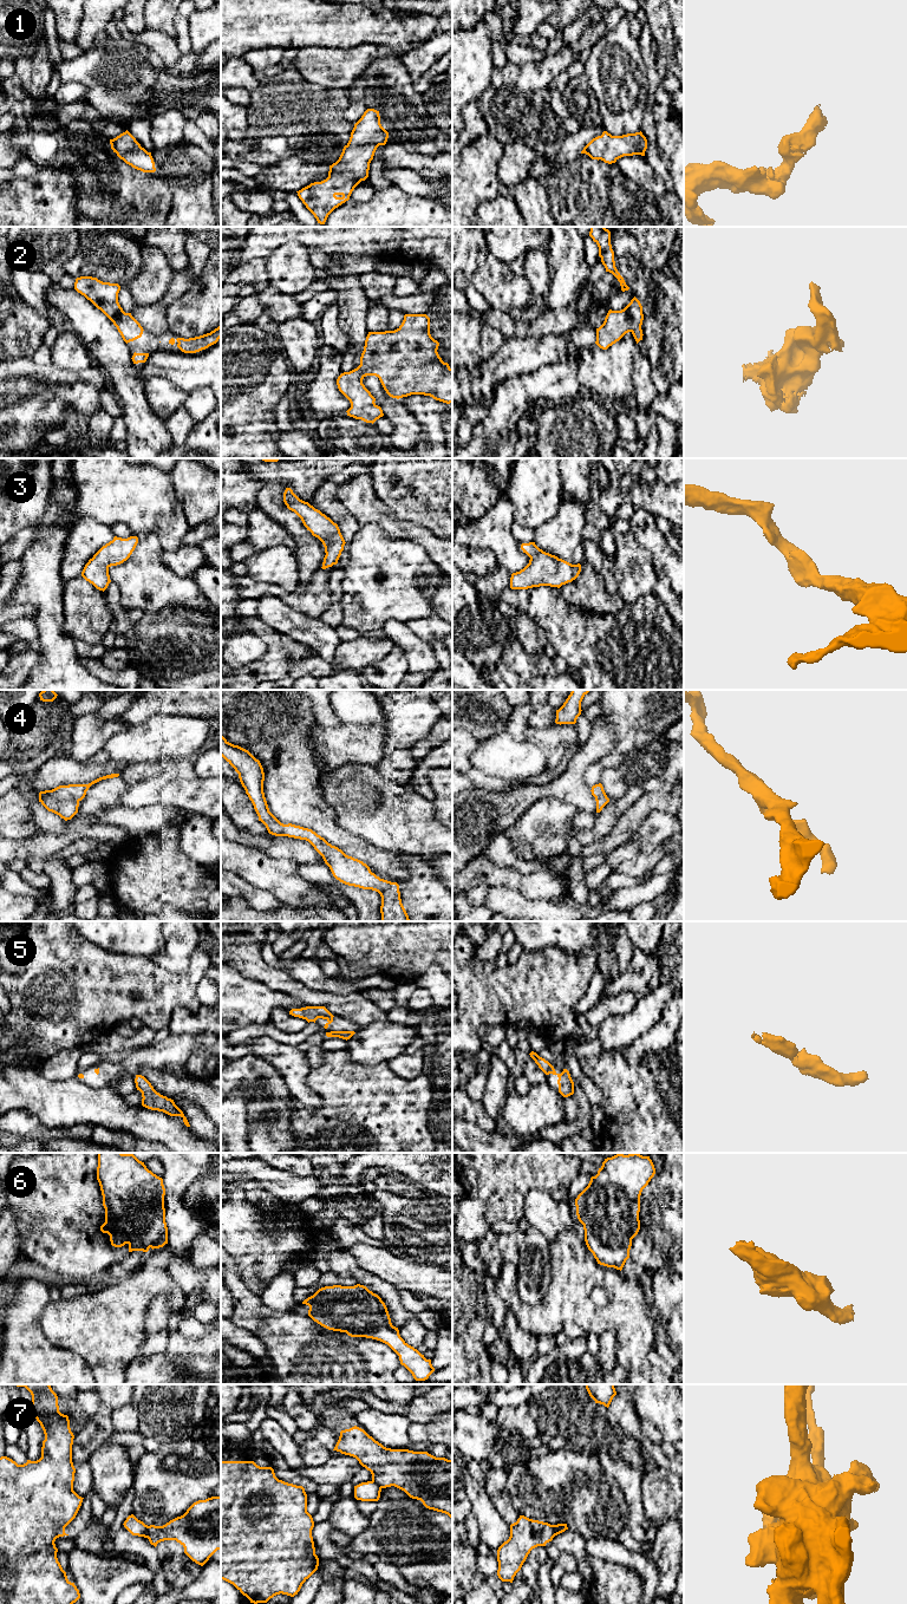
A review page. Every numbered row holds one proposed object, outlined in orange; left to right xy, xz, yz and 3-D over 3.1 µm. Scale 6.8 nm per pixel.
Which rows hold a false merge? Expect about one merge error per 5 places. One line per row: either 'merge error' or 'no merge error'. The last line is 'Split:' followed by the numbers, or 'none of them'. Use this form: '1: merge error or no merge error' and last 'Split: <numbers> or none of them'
1: no merge error
2: no merge error
3: no merge error
4: no merge error
5: no merge error
6: no merge error
7: merge error
Split: 7

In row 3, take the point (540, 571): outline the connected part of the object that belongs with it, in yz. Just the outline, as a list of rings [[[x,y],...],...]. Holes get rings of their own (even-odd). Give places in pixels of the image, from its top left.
[[[535,542],[522,543],[521,549],[530,560],[523,569],[511,574],[511,589],[528,589],[540,586],[560,588],[562,585],[575,580],[581,572],[580,563],[572,565],[546,553]]]

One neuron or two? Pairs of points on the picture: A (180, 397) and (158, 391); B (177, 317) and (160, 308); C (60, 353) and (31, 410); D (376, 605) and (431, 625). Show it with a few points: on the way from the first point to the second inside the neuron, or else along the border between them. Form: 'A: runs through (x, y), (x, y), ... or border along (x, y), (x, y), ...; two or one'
A: runs through (175, 397), (163, 396); one
B: border along (186, 292), (170, 305), (167, 312), (170, 337); two
C: border along (90, 366), (80, 371), (63, 370); two
D: border along (435, 612), (417, 619), (410, 619), (406, 623); two

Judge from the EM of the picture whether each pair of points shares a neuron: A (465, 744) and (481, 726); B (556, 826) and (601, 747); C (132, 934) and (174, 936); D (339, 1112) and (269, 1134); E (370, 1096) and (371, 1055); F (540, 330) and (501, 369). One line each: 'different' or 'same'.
A: different
B: different
C: different
D: different
E: different
F: different

